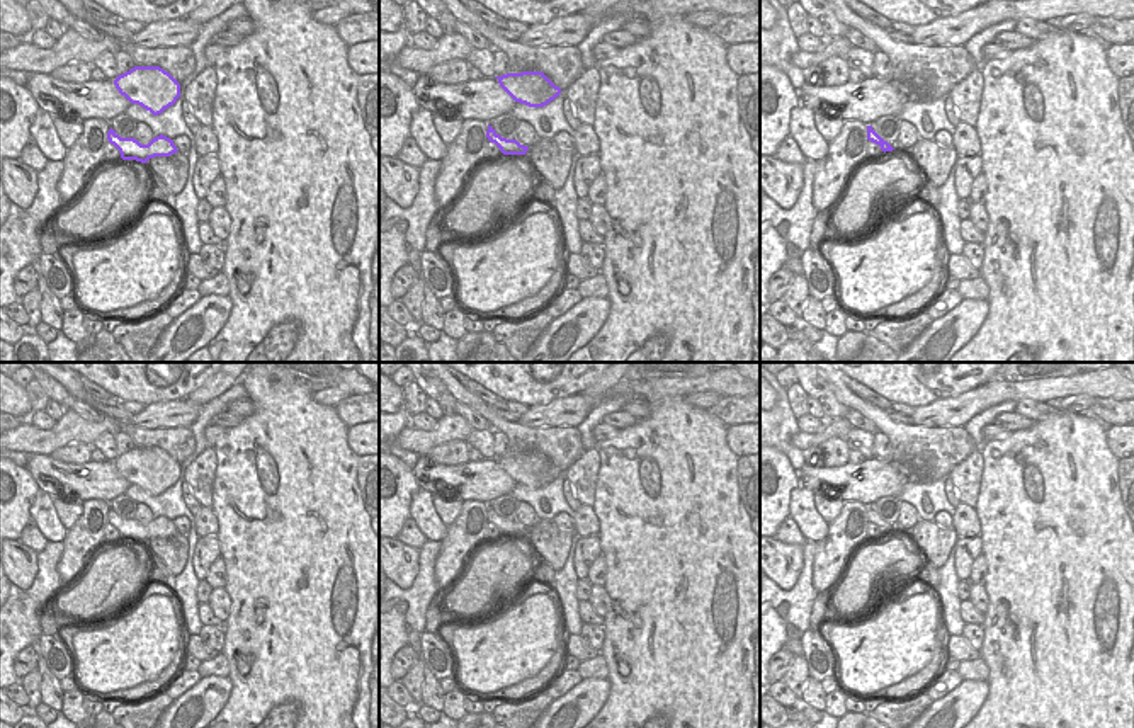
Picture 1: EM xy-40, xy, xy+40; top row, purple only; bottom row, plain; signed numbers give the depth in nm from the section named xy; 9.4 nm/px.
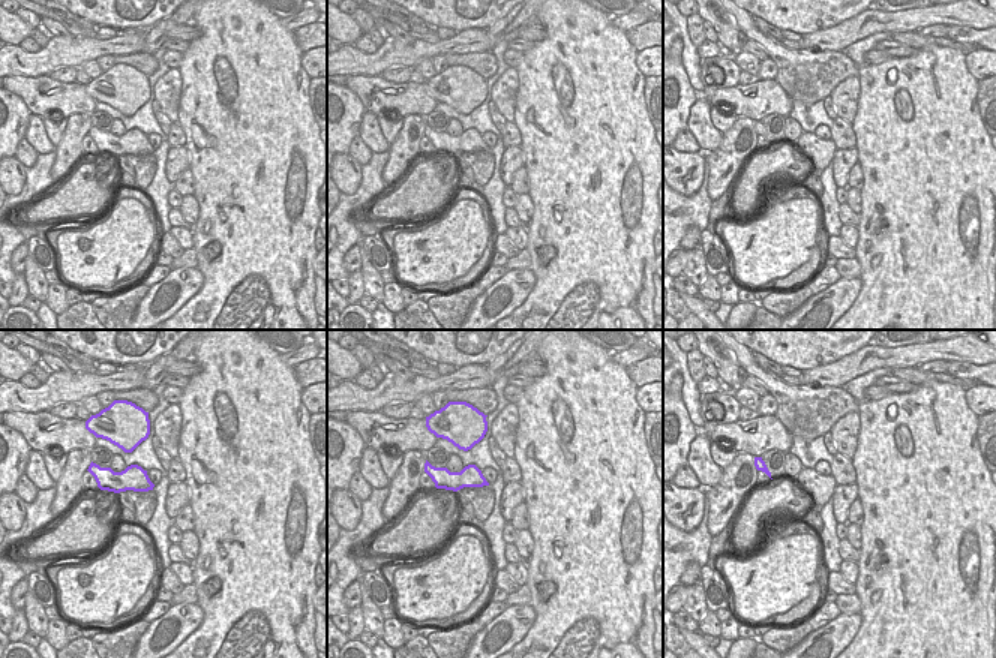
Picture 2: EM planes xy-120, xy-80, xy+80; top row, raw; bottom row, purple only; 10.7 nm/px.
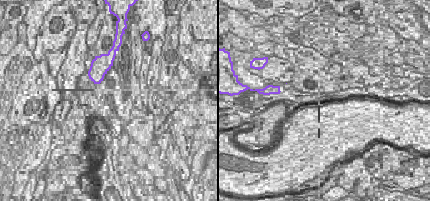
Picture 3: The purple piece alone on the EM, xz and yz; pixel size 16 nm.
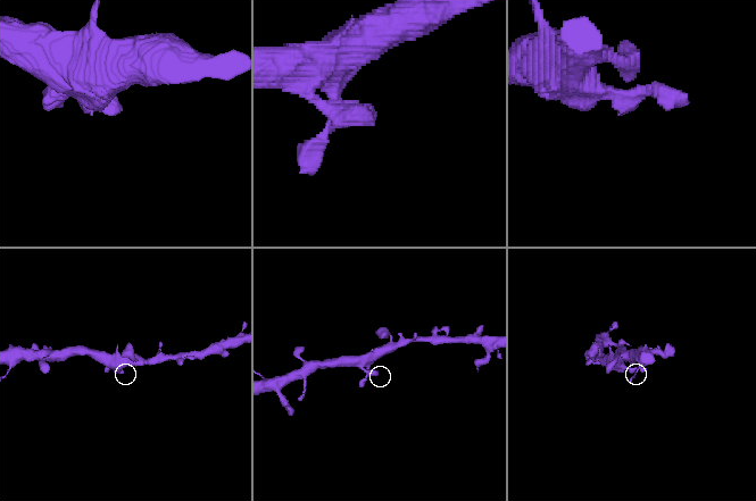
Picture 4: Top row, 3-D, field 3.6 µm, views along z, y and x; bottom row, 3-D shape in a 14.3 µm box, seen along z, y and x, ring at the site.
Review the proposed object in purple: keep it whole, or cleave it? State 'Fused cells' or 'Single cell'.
Single cell.

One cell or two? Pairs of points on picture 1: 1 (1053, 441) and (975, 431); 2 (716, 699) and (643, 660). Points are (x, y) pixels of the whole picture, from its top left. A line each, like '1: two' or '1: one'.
1: two
2: one

